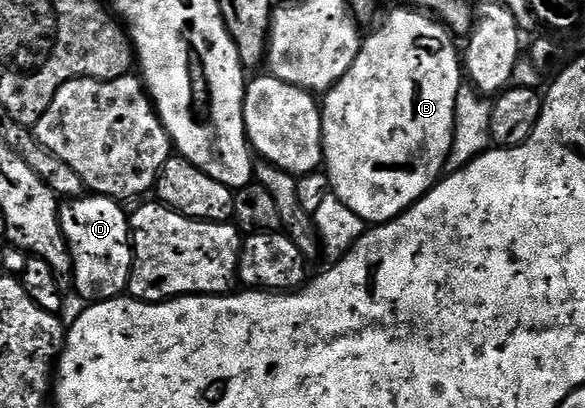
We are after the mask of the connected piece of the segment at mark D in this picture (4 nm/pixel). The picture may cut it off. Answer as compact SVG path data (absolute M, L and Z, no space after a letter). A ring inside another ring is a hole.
M83 194L76 199L67 199L58 208L58 223L66 238L70 256L74 262L73 290L87 304L103 303L109 299L117 299L130 286L130 271L134 267L134 248L130 238L130 221L128 211L117 199L110 199L107 195Z

